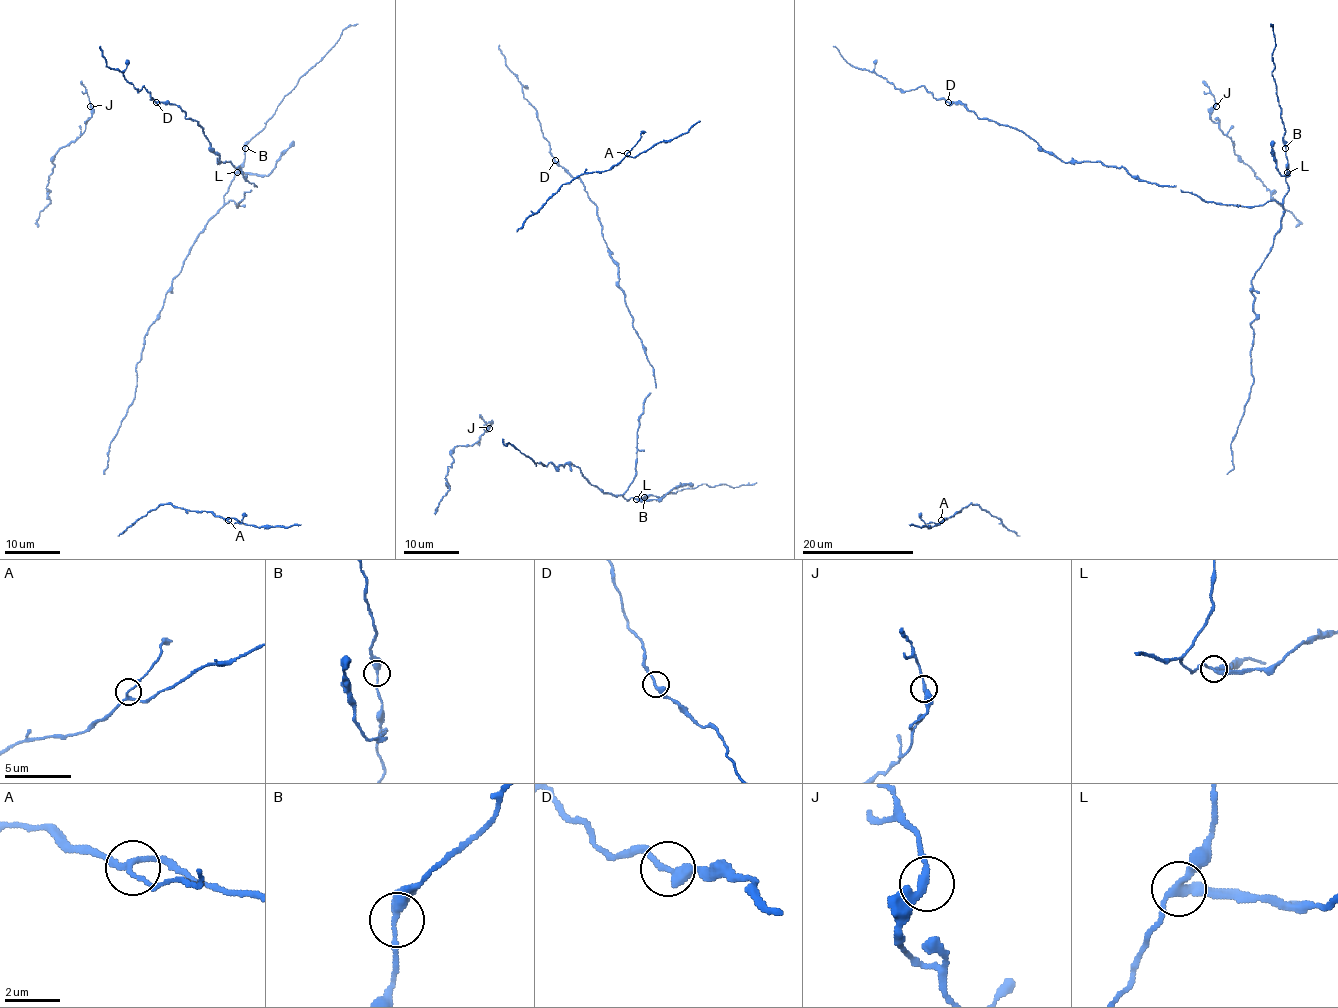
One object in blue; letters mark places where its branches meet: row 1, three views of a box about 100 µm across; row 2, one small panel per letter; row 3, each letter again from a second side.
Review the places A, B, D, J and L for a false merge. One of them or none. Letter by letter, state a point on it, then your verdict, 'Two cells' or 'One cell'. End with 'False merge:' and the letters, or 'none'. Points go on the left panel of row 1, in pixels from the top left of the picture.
A: Place: (228, 520). One cell
B: Place: (245, 148). One cell
D: Place: (156, 102). One cell
J: Place: (90, 106). One cell
L: Place: (237, 172). Two cells
False merge: L

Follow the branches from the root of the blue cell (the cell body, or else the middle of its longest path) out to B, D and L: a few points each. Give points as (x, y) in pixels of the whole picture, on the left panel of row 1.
B: (171, 283), (181, 270), (196, 236), (222, 205), (228, 185), (243, 162), (245, 148)
D: (171, 283), (206, 223), (256, 187), (238, 167), (220, 162), (197, 121), (175, 105), (156, 102)
L: (171, 283), (181, 270), (196, 236), (222, 205), (228, 185), (238, 172)

